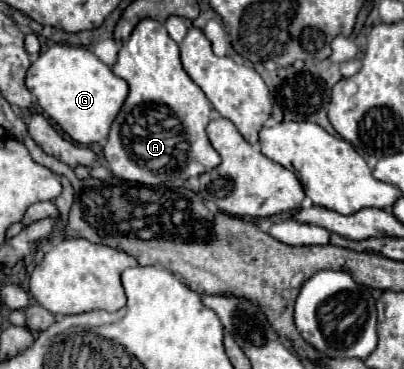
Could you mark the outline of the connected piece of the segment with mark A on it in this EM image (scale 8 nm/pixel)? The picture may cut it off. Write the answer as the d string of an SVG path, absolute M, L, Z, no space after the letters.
M145 18L135 26L129 40L123 42L119 50L119 60L113 66L113 72L129 84L129 96L111 126L107 144L103 148L103 156L113 176L131 182L145 182L147 186L161 186L173 180L187 180L193 176L201 176L219 166L221 156L217 154L217 150L213 150L205 134L211 104L205 98L203 90L183 70L179 60L179 46L171 40L167 28L161 22Z

